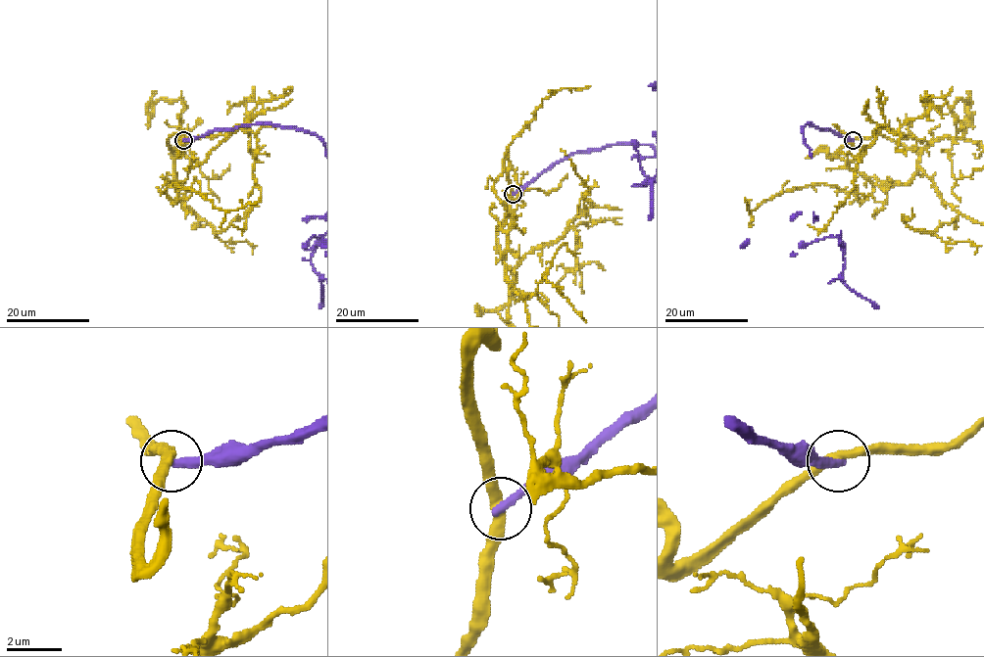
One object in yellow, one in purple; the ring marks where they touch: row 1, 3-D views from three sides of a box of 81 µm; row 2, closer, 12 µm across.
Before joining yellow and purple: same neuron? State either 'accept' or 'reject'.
reject

